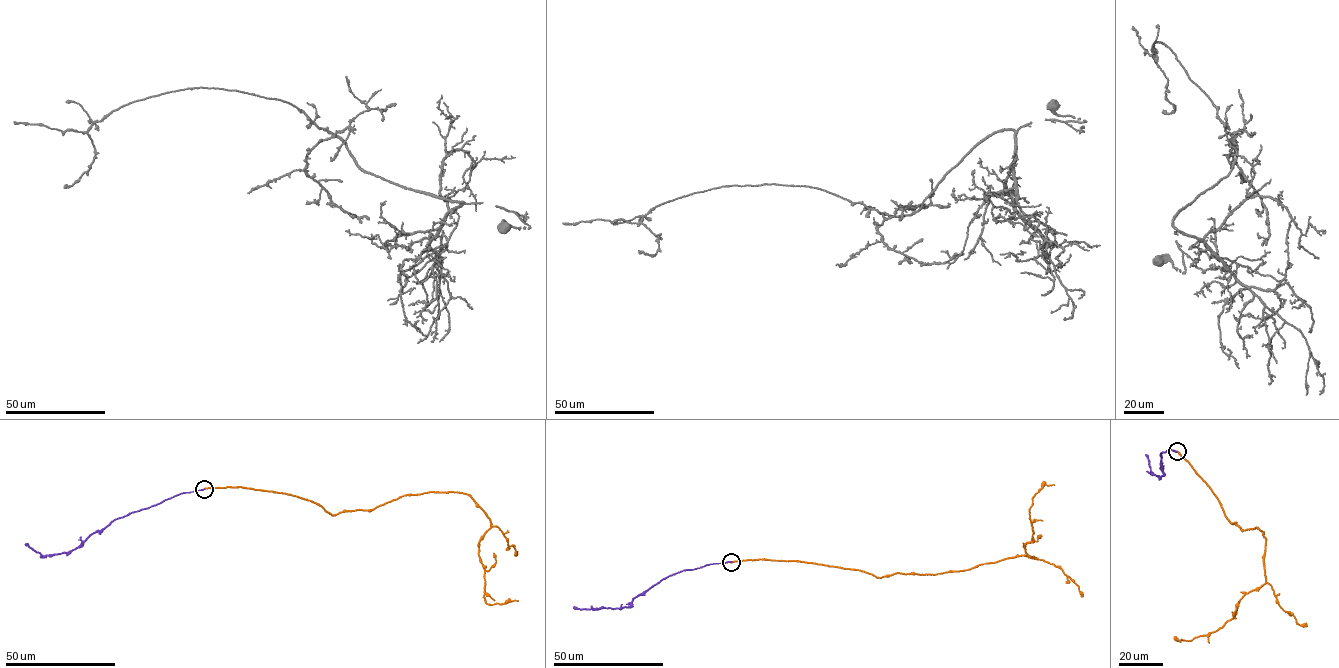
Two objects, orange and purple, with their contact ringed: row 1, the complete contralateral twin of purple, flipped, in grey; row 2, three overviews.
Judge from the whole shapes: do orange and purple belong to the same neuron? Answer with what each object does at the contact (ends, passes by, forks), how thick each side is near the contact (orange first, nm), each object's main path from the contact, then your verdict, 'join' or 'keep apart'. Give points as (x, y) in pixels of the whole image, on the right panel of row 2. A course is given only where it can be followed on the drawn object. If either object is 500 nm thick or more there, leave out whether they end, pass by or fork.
orange ends there; purple ends there; 280 nm thick on the orange side, 150 nm on the other; orange runs (1177, 451), (1231, 523), (1257, 527), (1266, 539), (1265, 582), (1240, 600), (1222, 626), (1180, 642); purple runs (1176, 451), (1169, 448), (1160, 453), (1160, 468), (1164, 475), (1160, 477), (1151, 472), (1145, 454); keep apart

